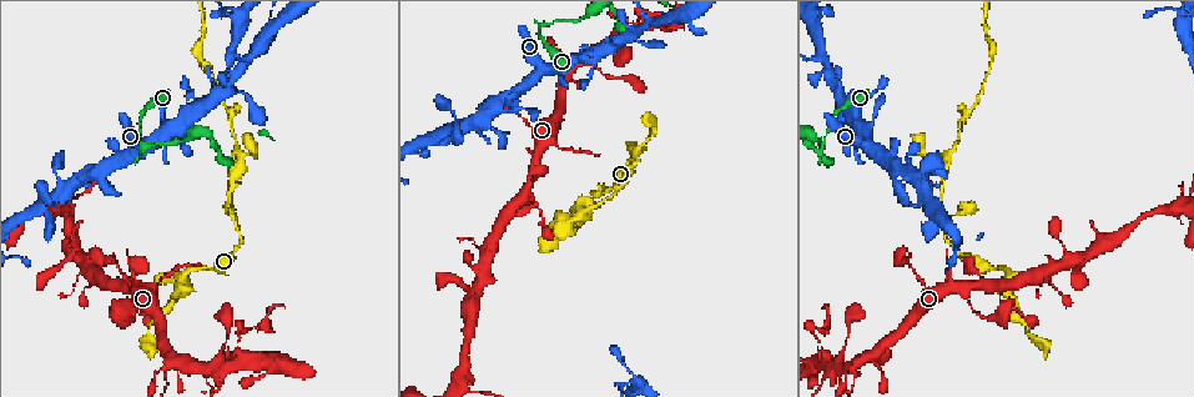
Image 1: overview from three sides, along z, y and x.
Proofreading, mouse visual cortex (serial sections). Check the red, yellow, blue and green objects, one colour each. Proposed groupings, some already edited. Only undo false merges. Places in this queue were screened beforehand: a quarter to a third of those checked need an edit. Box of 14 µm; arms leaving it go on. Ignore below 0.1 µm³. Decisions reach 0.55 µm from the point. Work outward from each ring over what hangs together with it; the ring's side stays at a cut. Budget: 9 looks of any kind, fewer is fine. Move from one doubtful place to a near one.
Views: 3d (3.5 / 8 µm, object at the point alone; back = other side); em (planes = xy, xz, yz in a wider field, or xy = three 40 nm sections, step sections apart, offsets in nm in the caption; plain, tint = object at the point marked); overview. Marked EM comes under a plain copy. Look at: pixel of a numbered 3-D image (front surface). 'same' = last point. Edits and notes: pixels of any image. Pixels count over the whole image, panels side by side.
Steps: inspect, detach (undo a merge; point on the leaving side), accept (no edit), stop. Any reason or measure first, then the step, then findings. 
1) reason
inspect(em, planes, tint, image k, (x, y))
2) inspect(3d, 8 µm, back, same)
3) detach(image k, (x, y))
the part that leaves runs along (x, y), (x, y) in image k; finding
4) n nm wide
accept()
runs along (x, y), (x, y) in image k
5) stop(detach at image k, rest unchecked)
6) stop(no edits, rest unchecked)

a narrow waist
inspect(3d, 3.5 µm, image 1, (997, 266))

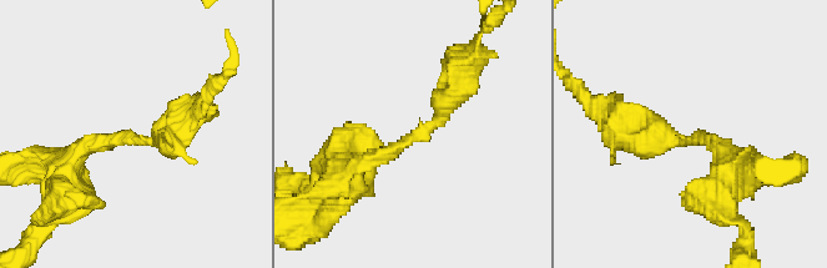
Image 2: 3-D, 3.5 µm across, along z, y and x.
arms of 250, 300 nm
inspect(em, planes, tint, image 2, (132, 138))

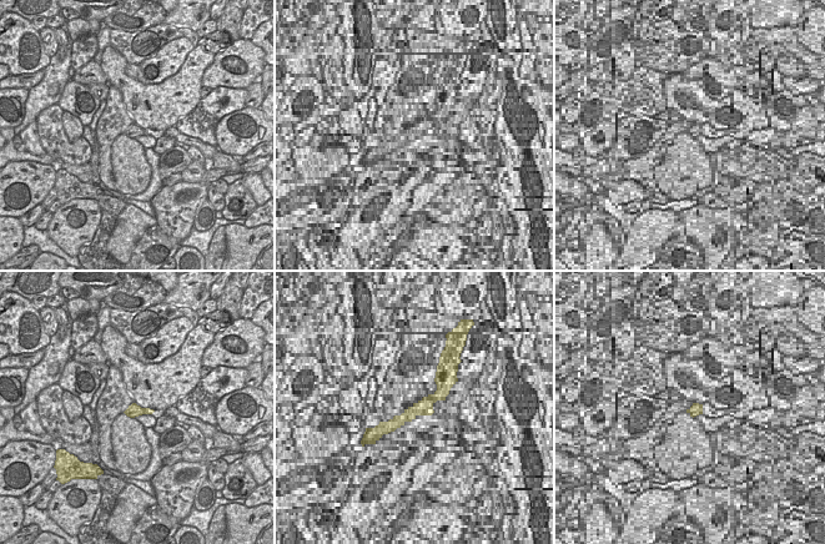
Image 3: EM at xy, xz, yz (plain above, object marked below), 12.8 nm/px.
accept()
runs along (460, 84), (418, 135), (346, 170) in image 2; continuous, no second cell

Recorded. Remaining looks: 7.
thick turns thin
inspect(em, xy, step 2, tint, image 1, (639, 21))

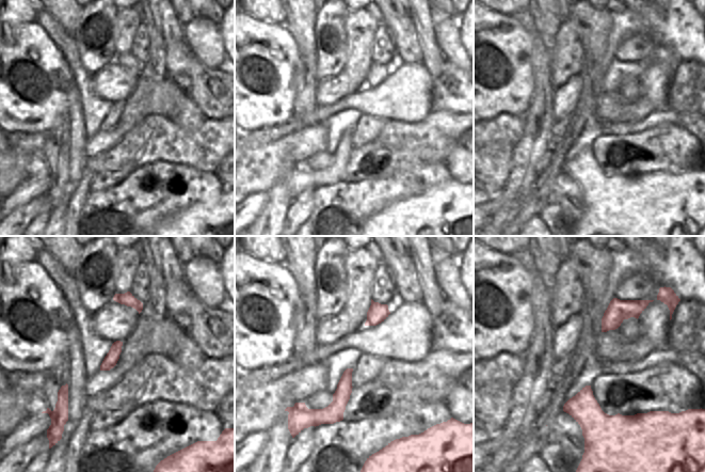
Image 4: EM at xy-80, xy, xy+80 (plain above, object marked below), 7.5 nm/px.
inspect(3d, 3.5 µm, same)

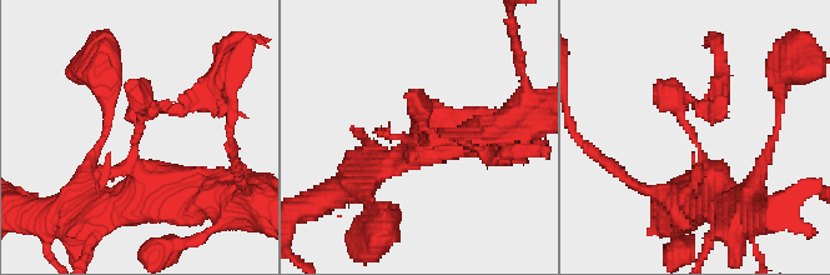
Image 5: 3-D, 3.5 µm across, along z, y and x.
accept()
runs along (124, 204), (140, 100), (166, 104) in image 5; one cell here

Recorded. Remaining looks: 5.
narrows sharply
inspect(3d, 3.5 µm, image 1, (269, 14))

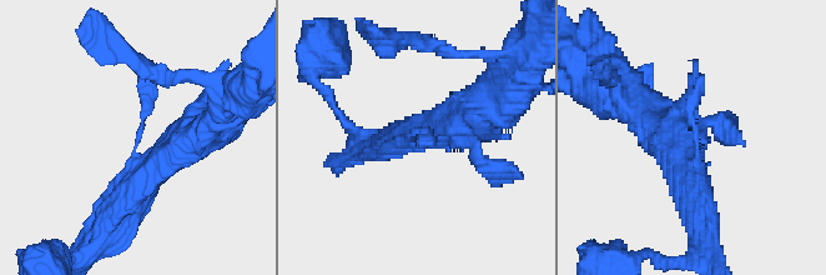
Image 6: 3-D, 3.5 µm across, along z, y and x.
now the EM
inspect(em, xy, step 3, tint, image 6, (135, 146))

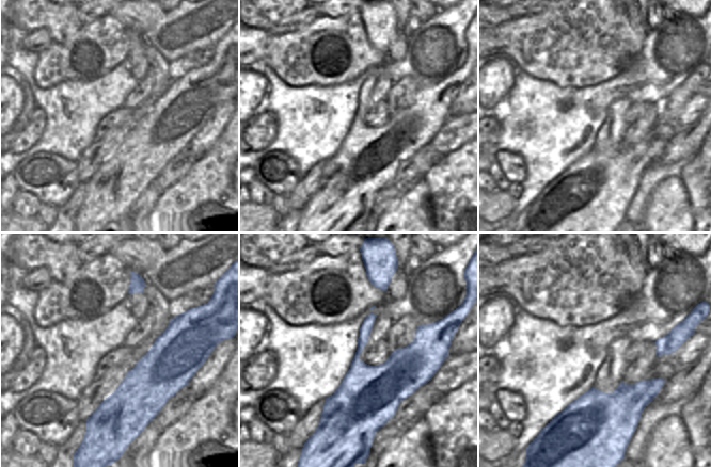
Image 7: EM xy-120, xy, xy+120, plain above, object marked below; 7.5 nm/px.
300 nm wide
accept()
runs along (179, 319), (172, 351), (95, 416) in image 7; all the same cell

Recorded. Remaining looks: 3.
sharp bend
inspect(3d, 3.5 µm, image 1, (822, 143))

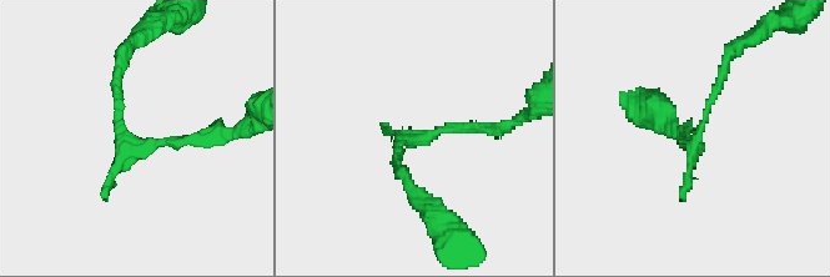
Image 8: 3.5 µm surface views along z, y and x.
now the EM
inspect(em, xy, step 1, tint, image 8, (693, 143))

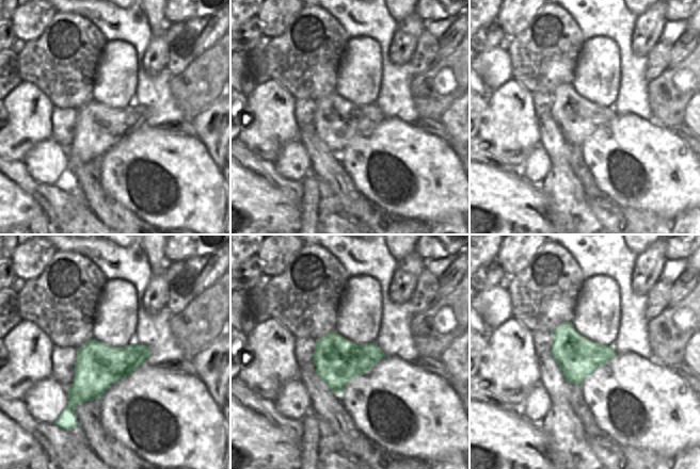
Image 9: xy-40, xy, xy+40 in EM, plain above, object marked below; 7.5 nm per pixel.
accept()
one cell here

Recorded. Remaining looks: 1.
stop(no edits, rest unchecked)

